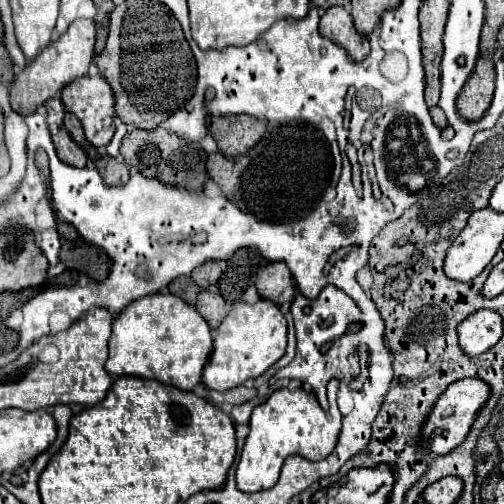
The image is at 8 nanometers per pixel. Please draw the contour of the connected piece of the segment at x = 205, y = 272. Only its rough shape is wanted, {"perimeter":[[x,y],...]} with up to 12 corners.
{"perimeter":[[205,262],[191,278],[199,288],[209,288],[221,278],[219,262]]}

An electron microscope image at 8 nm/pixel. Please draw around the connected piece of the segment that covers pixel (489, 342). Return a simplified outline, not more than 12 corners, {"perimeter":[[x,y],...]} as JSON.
{"perimeter":[[477,310],[459,328],[467,356],[479,356],[503,336],[495,310]]}

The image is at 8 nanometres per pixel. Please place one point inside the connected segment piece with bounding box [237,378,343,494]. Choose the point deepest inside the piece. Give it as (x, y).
(288, 423)

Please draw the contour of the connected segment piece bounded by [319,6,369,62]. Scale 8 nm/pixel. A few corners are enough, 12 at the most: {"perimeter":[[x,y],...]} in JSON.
{"perimeter":[[329,8],[319,22],[321,36],[361,62],[369,42],[347,8]]}

